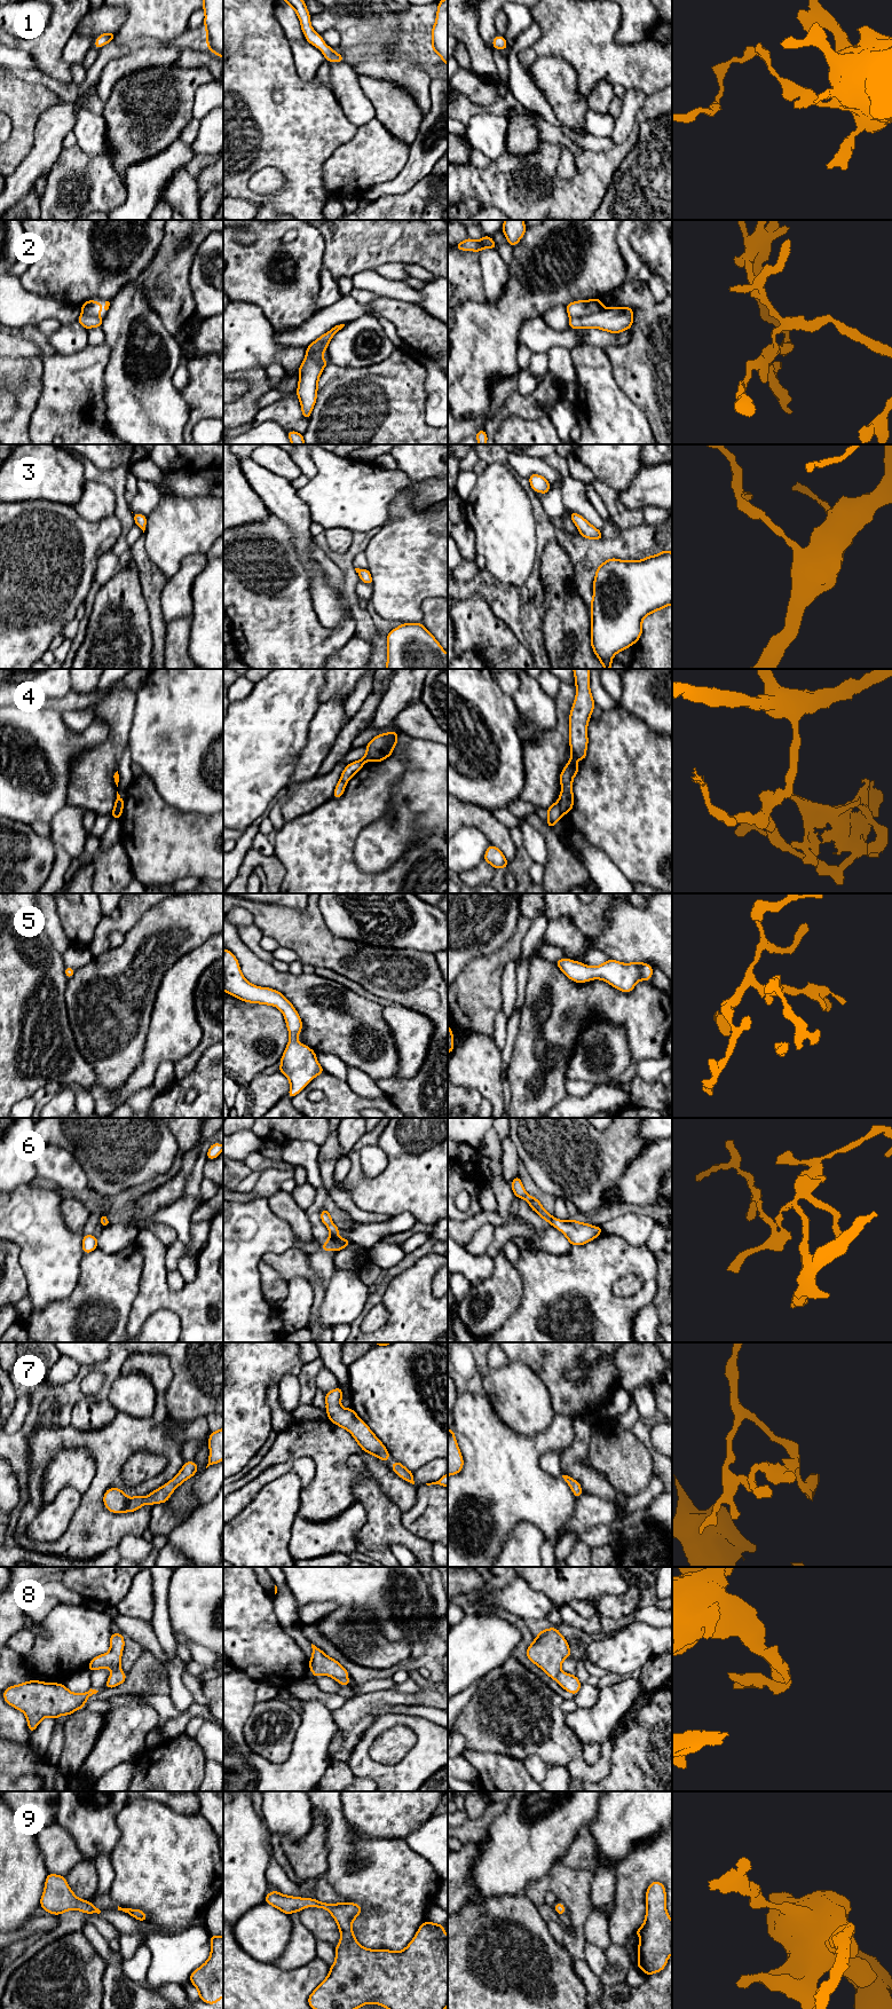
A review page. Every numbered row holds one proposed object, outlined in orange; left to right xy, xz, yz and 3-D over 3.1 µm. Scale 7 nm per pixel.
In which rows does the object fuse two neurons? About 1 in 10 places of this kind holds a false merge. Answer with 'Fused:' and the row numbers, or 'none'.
Fused: 2, 4

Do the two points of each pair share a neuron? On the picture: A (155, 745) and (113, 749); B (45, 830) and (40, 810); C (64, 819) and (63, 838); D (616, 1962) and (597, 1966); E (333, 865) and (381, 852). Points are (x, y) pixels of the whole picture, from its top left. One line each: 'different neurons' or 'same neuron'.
A: different neurons
B: different neurons
C: same neuron
D: different neurons
E: different neurons

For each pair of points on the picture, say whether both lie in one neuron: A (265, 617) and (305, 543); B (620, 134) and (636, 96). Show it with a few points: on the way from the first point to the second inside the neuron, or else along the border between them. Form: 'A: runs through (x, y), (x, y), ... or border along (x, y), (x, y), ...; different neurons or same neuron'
A: border along (290, 530), (294, 551), (308, 572), (310, 580); different neurons
B: runs through (623, 125), (630, 105); same neuron

